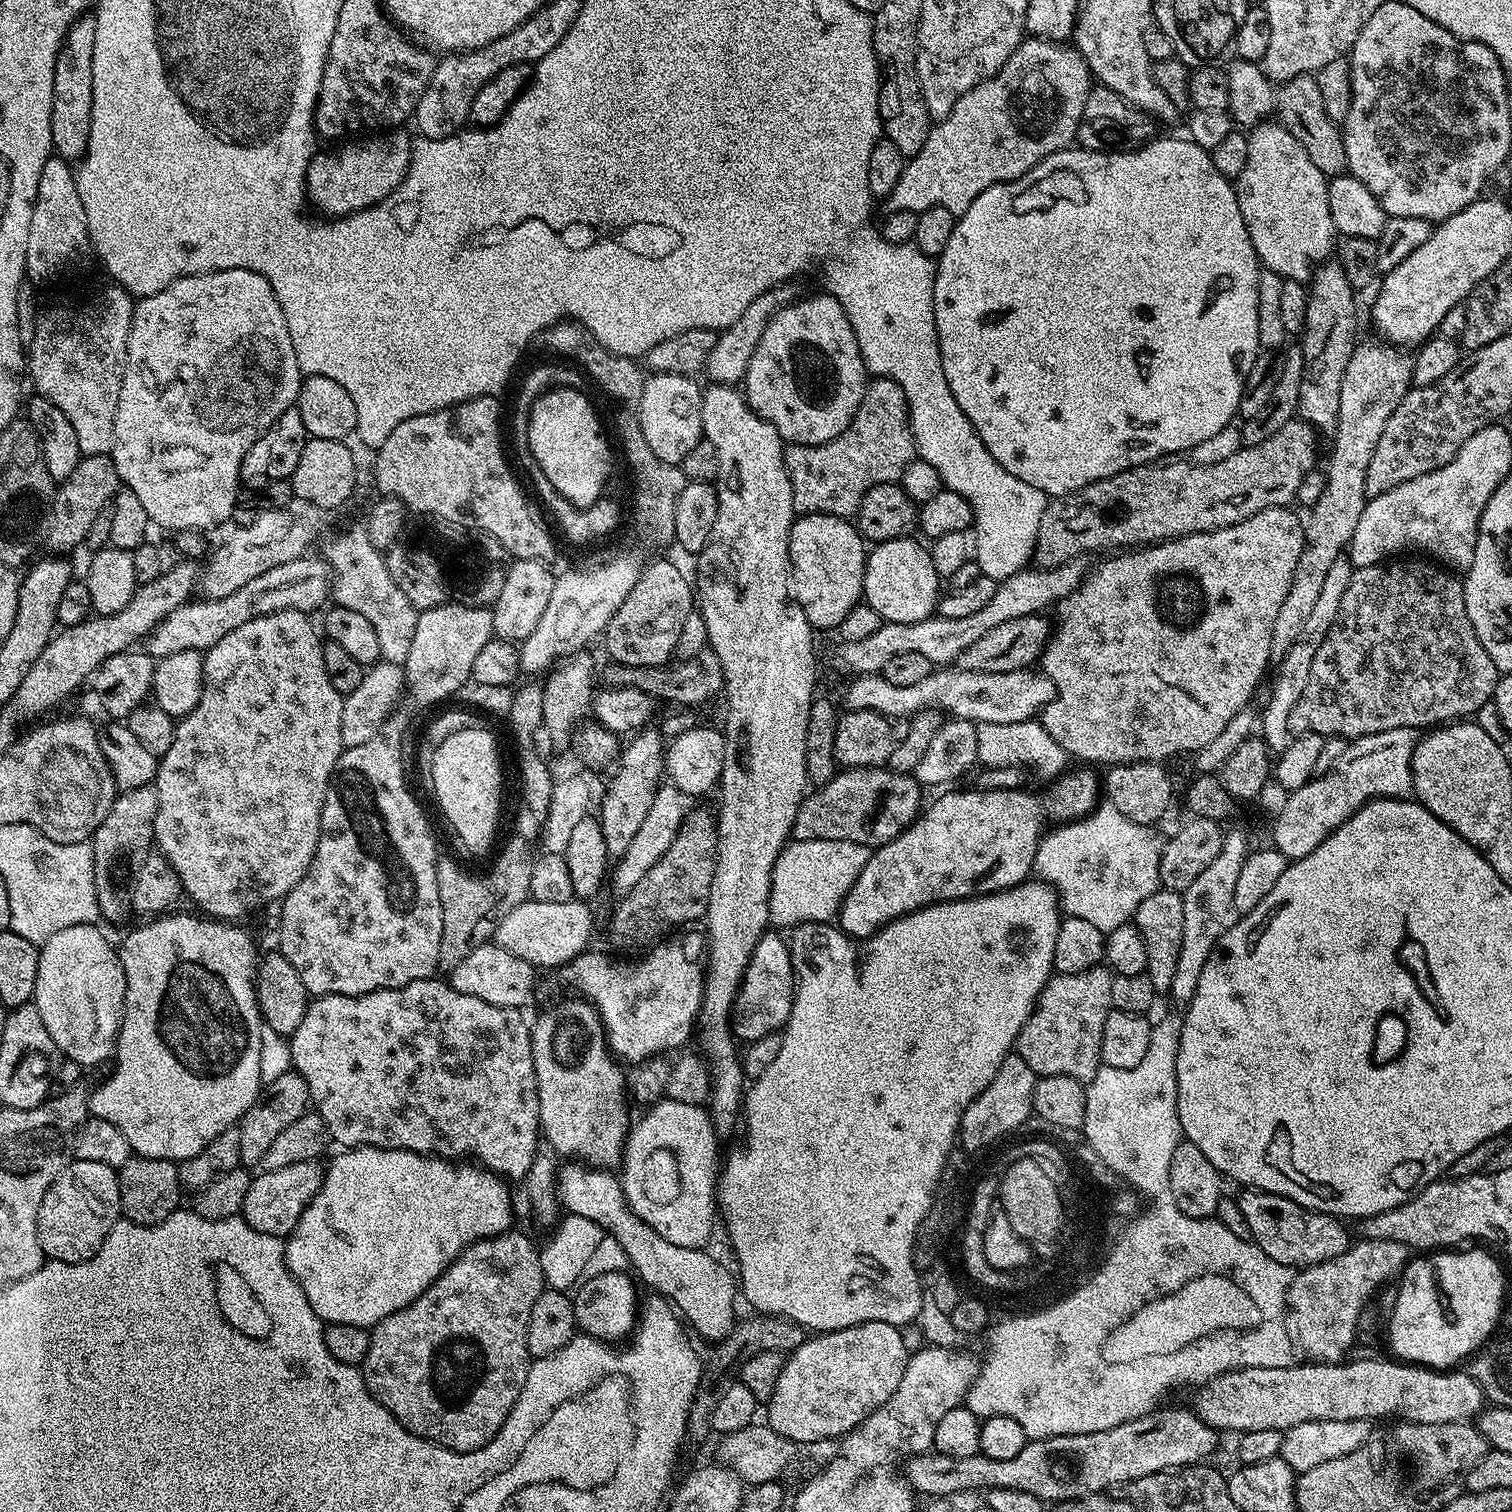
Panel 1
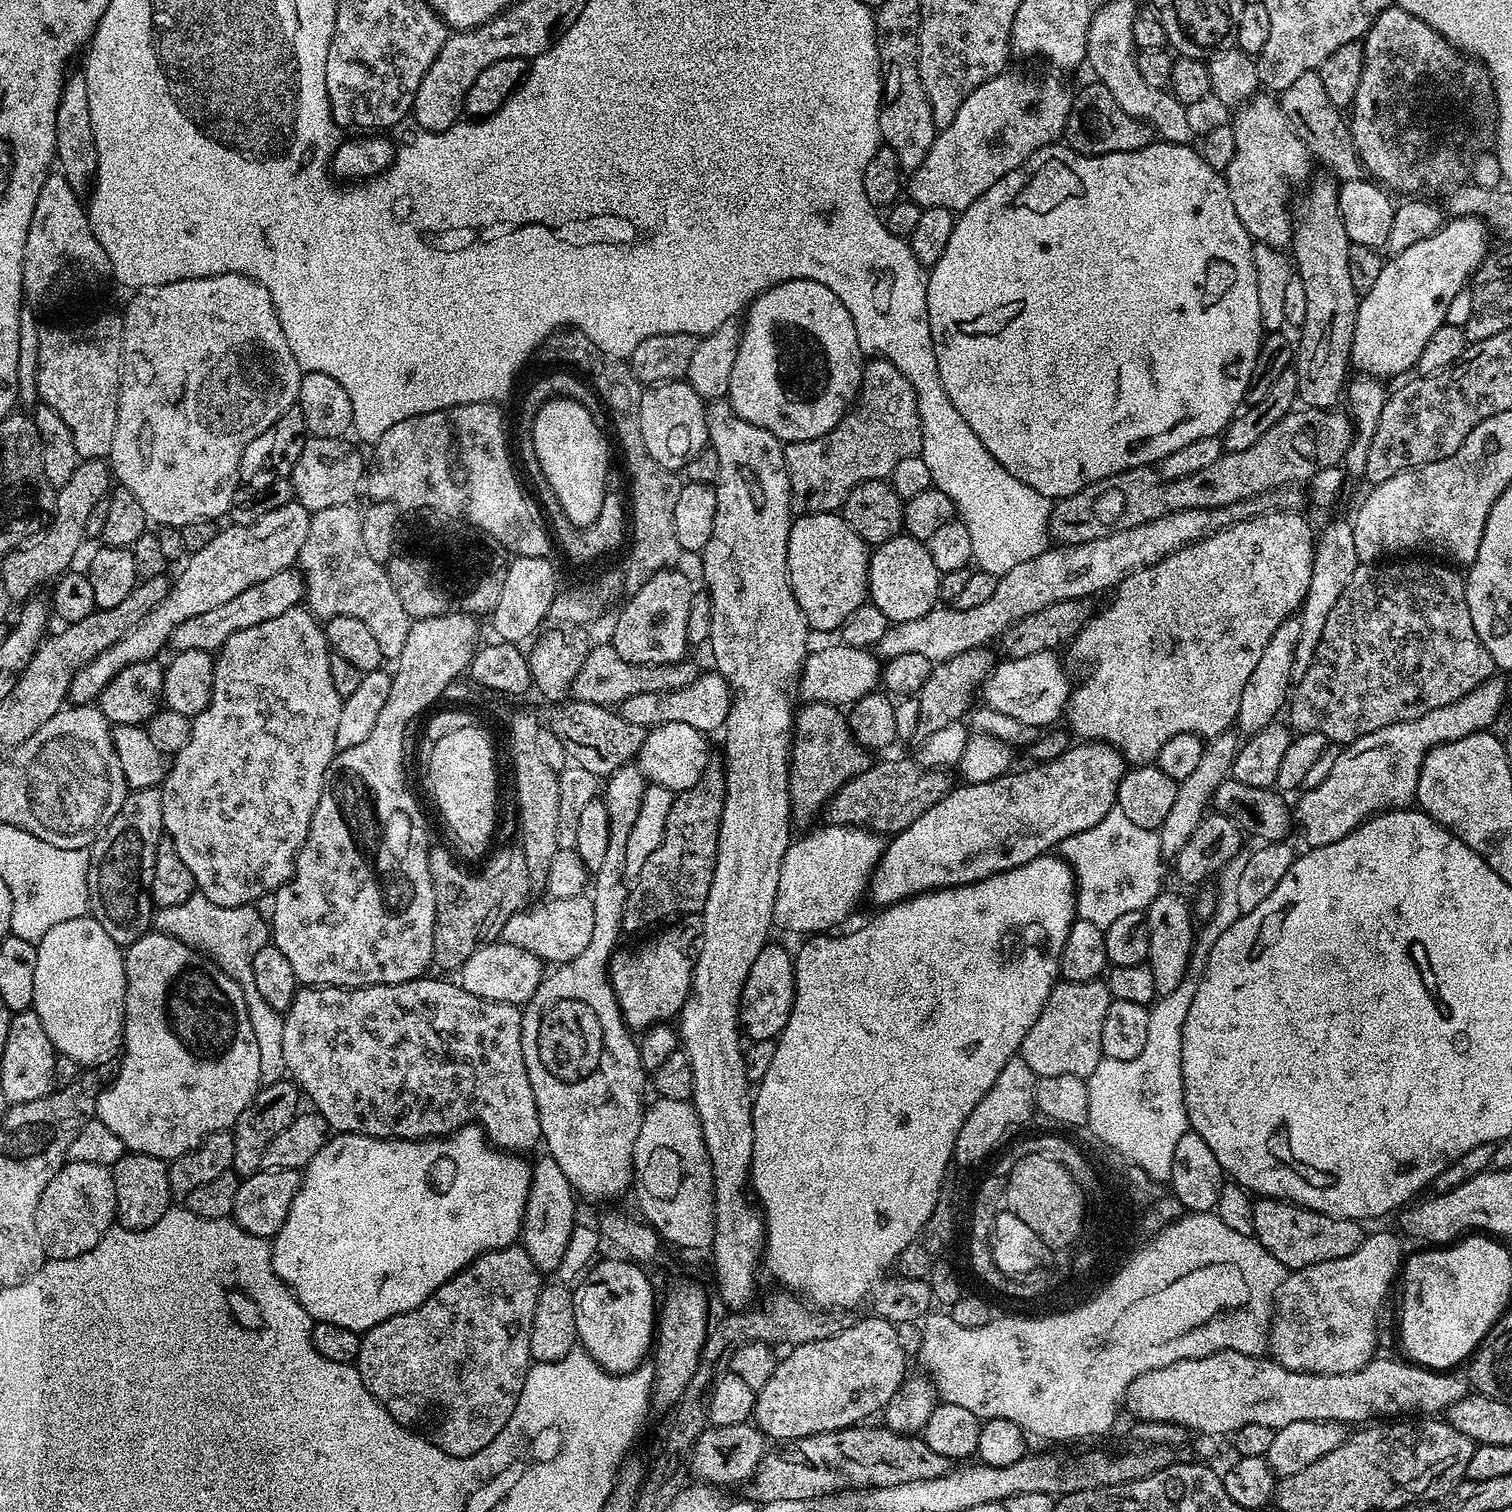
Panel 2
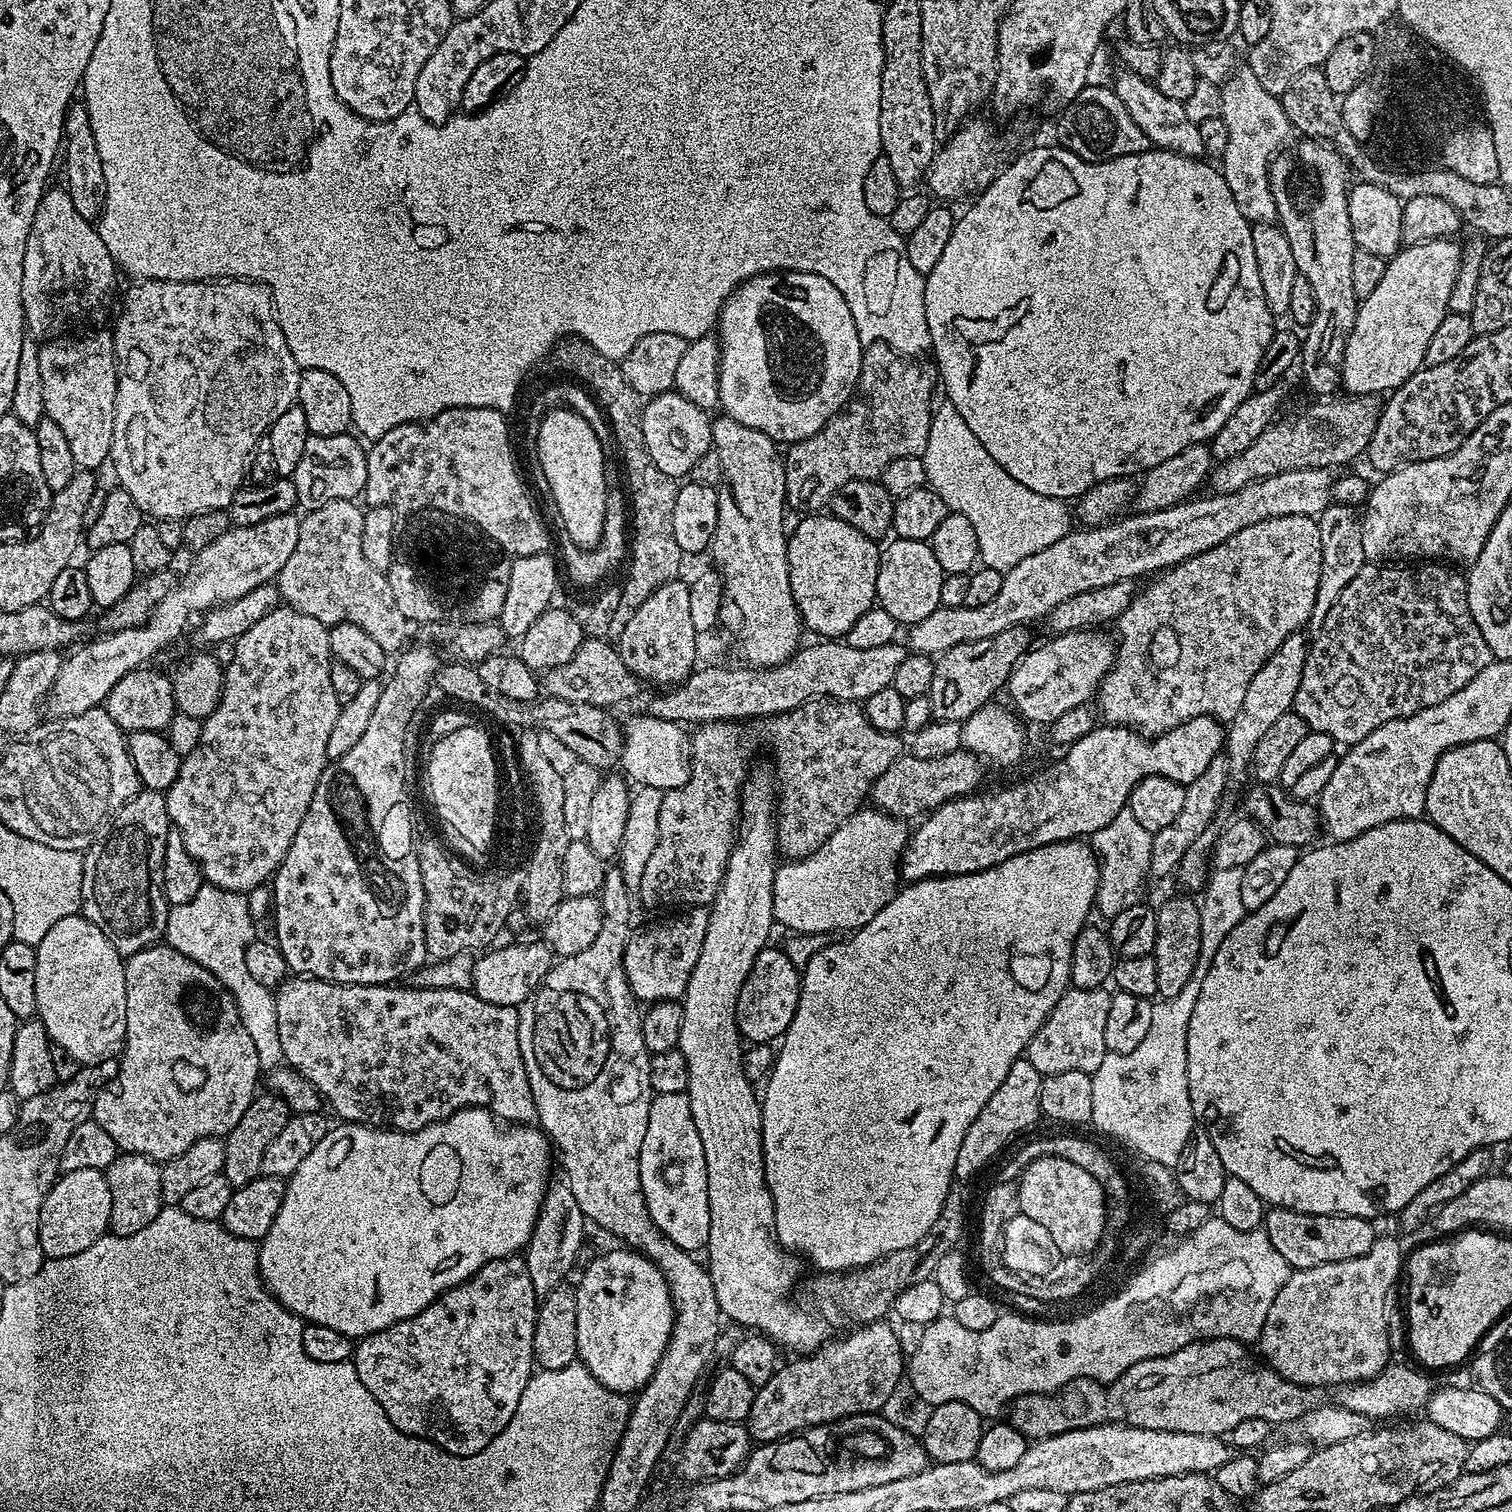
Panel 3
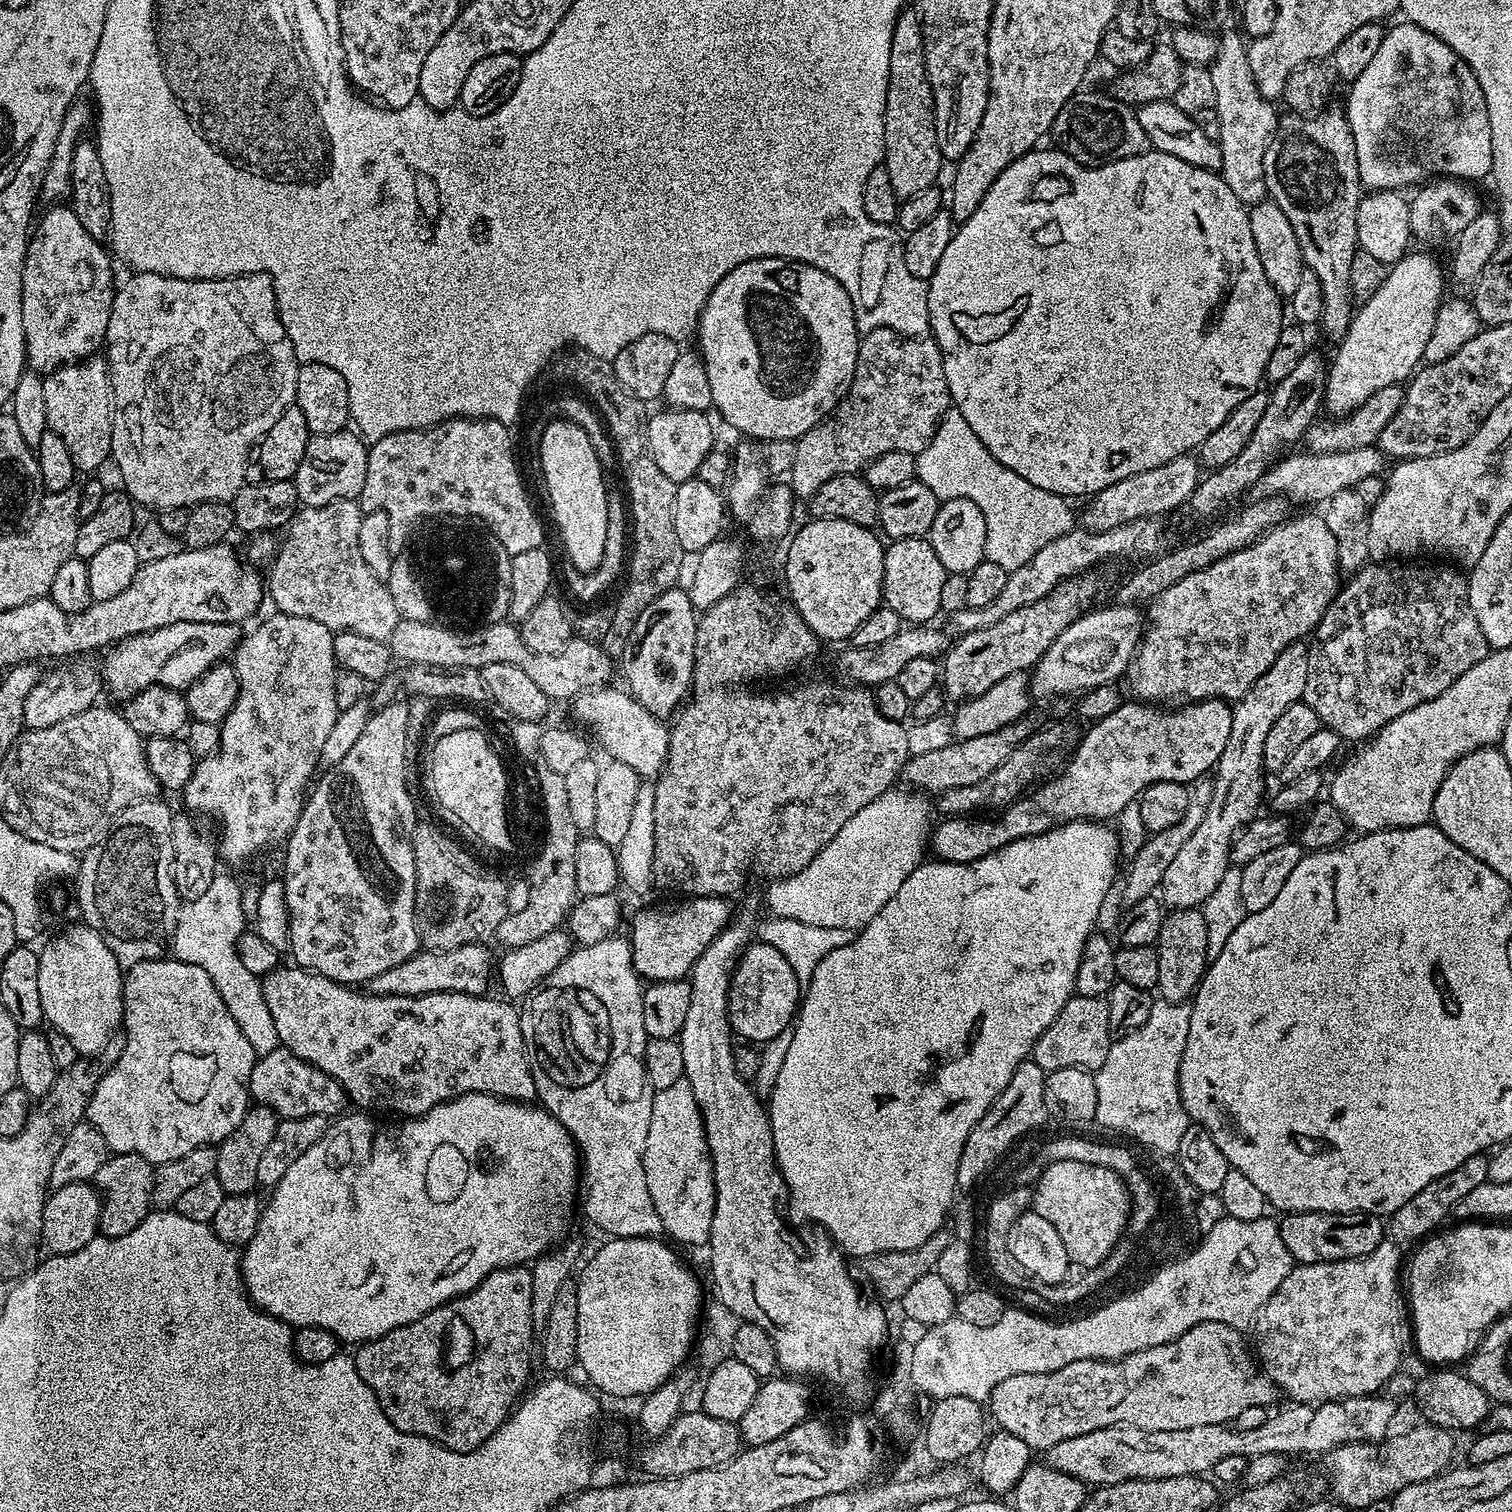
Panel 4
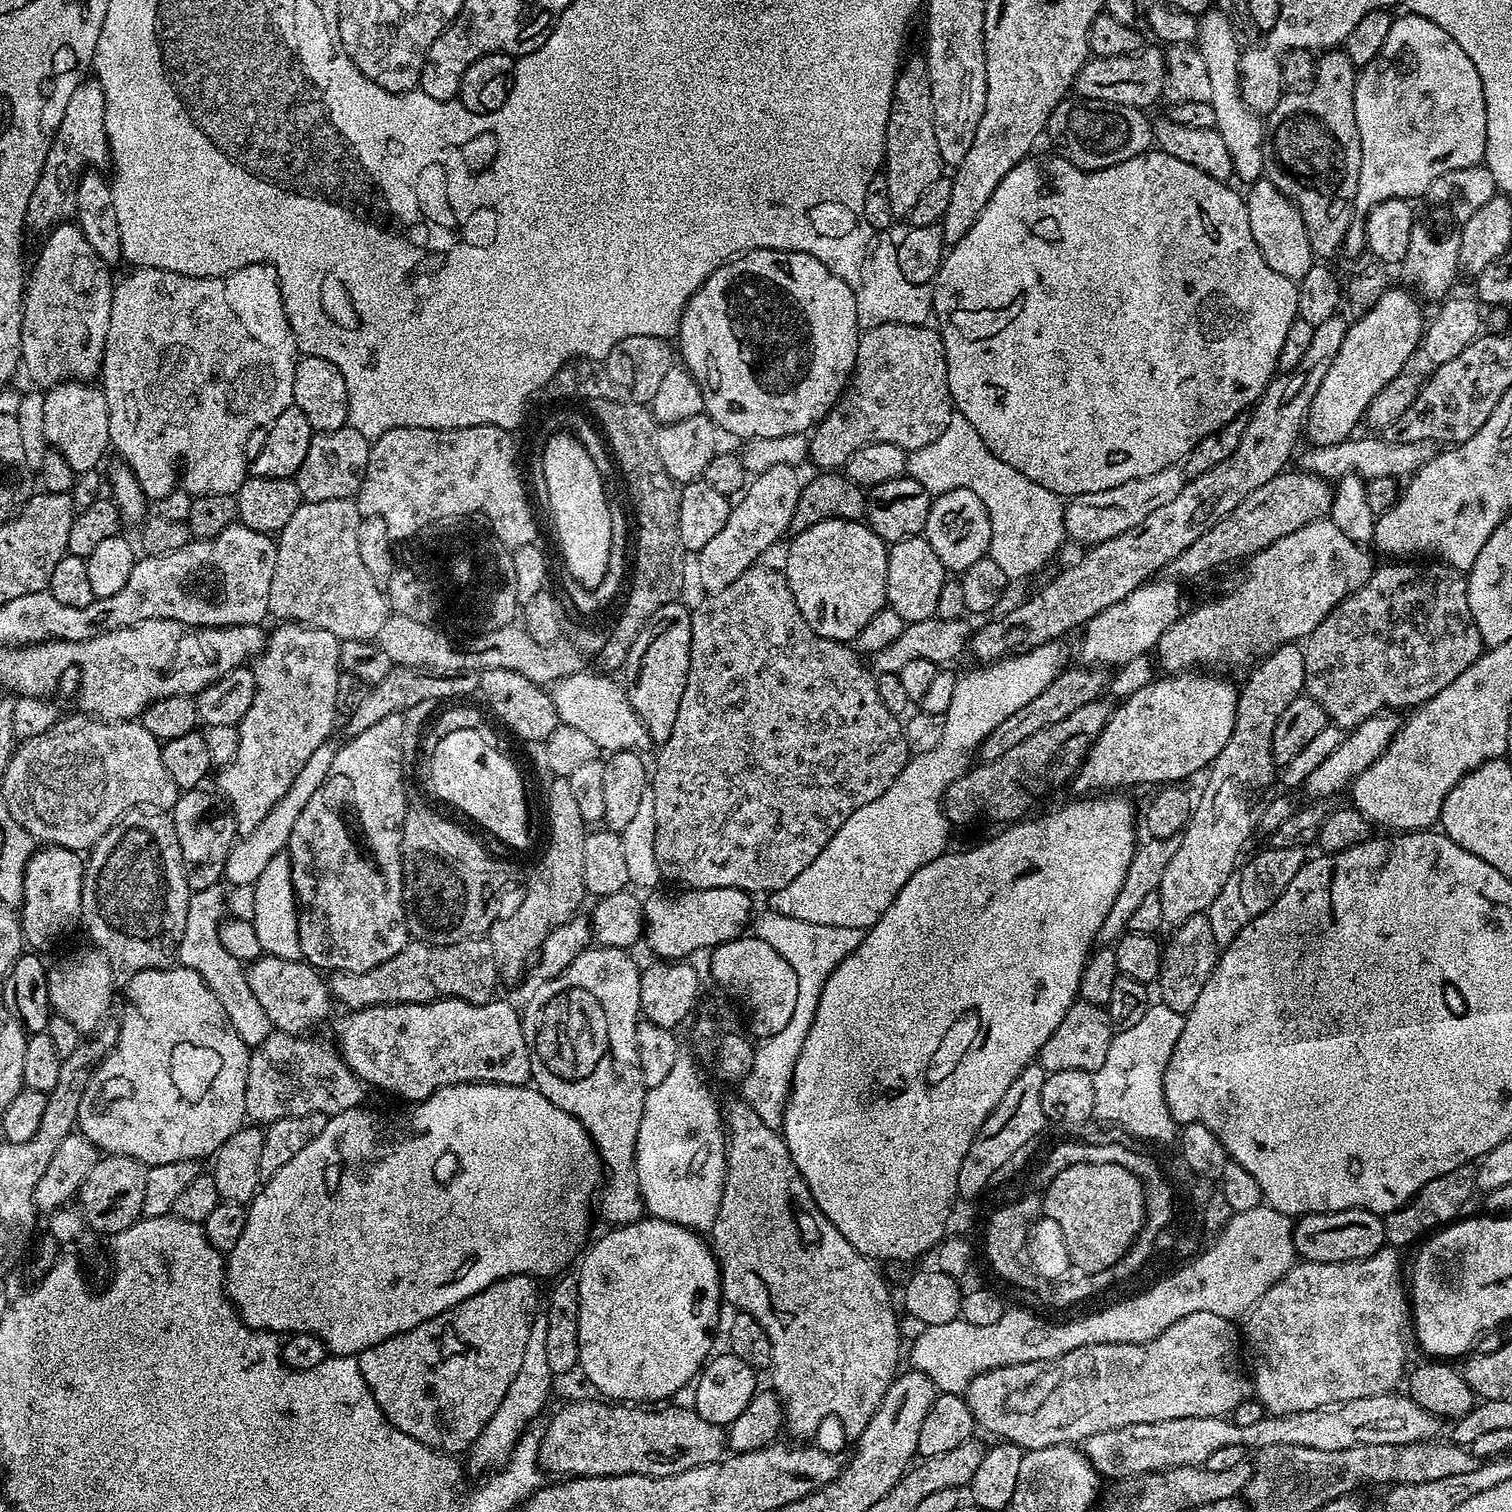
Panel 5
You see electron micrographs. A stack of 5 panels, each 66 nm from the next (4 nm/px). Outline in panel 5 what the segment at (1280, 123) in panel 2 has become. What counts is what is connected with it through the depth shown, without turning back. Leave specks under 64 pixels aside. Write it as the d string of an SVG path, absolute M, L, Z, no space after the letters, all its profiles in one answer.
M1209 10L1199 17L1198 47L1202 54L1202 62L1206 62L1206 70L1210 77L1210 98L1208 103L1212 105L1214 110L1214 118L1216 119L1215 129L1218 134L1222 134L1222 139L1230 149L1230 158L1234 162L1235 179L1237 181L1240 179L1248 180L1247 182L1255 182L1261 179L1264 171L1264 130L1266 124L1262 119L1261 113L1250 110L1244 104L1244 99L1240 93L1240 58L1242 47L1235 40L1234 30L1231 29L1231 22L1223 13L1217 10Z

